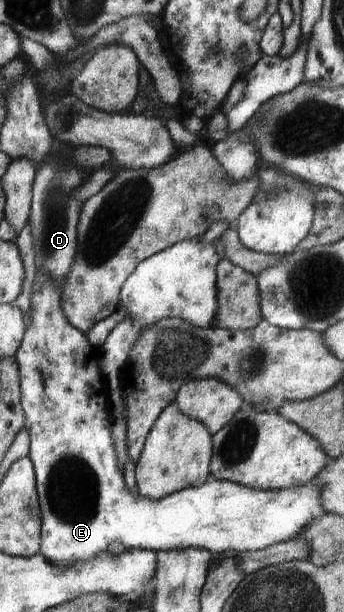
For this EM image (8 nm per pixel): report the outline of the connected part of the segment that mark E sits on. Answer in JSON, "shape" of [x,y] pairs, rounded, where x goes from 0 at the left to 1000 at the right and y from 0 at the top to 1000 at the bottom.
{"shape":[[[116,446],[105,462],[99,462],[99,505],[93,505],[93,525],[78,534],[78,547],[70,549],[67,569],[58,570],[49,585],[64,609],[67,626],[67,662],[78,675],[76,701],[90,712],[87,745],[102,753],[105,770],[110,775],[110,799],[122,825],[122,842],[128,851],[128,864],[122,873],[122,902],[145,913],[151,920],[198,930],[233,917],[253,917],[291,907],[291,904],[314,902],[320,887],[355,887],[363,897],[419,897],[430,900],[494,900],[494,897],[547,897],[576,894],[576,897],[605,897],[619,907],[651,904],[651,900],[674,900],[674,904],[703,904],[730,900],[762,900],[762,897],[788,895],[791,891],[823,889],[828,884],[849,884],[866,879],[887,866],[904,861],[907,851],[927,850],[948,835],[939,828],[939,801],[930,796],[924,783],[901,786],[881,792],[878,797],[814,799],[814,802],[733,799],[709,792],[692,792],[657,784],[634,784],[619,778],[599,784],[593,792],[581,796],[555,796],[532,799],[529,804],[500,806],[497,810],[474,812],[471,817],[448,819],[442,814],[395,809],[384,802],[372,802],[372,796],[360,792],[360,776],[349,766],[346,745],[334,739],[334,719],[326,708],[326,662],[320,658],[320,636],[314,636],[314,619],[302,616],[291,603],[288,587],[297,578],[297,565],[273,567],[244,547],[238,539],[227,538],[201,521],[183,503],[183,482],[163,462],[163,456],[151,449]]]}

